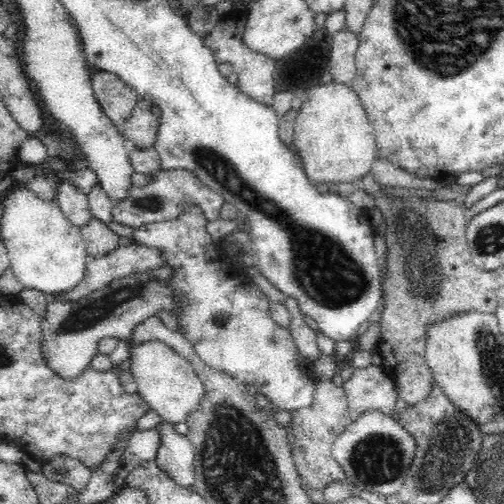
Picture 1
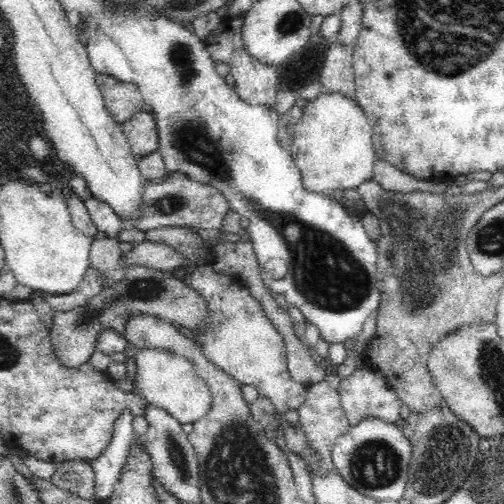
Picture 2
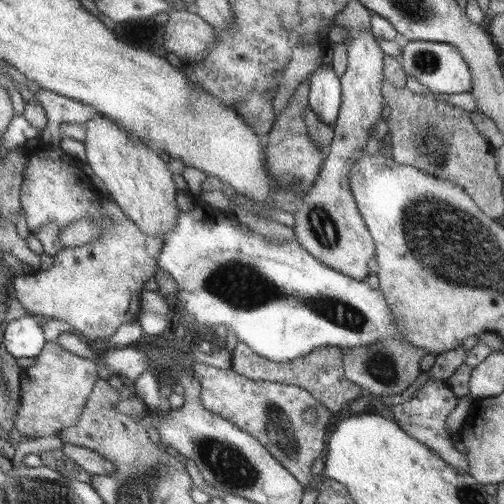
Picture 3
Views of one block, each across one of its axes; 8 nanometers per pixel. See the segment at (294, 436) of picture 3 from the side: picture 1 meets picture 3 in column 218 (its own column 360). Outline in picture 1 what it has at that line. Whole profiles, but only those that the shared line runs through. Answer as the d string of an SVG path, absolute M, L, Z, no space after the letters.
M382 366L356 368L350 380L344 382L344 394L352 420L368 410L378 410L392 418L396 400L400 398L394 378Z

